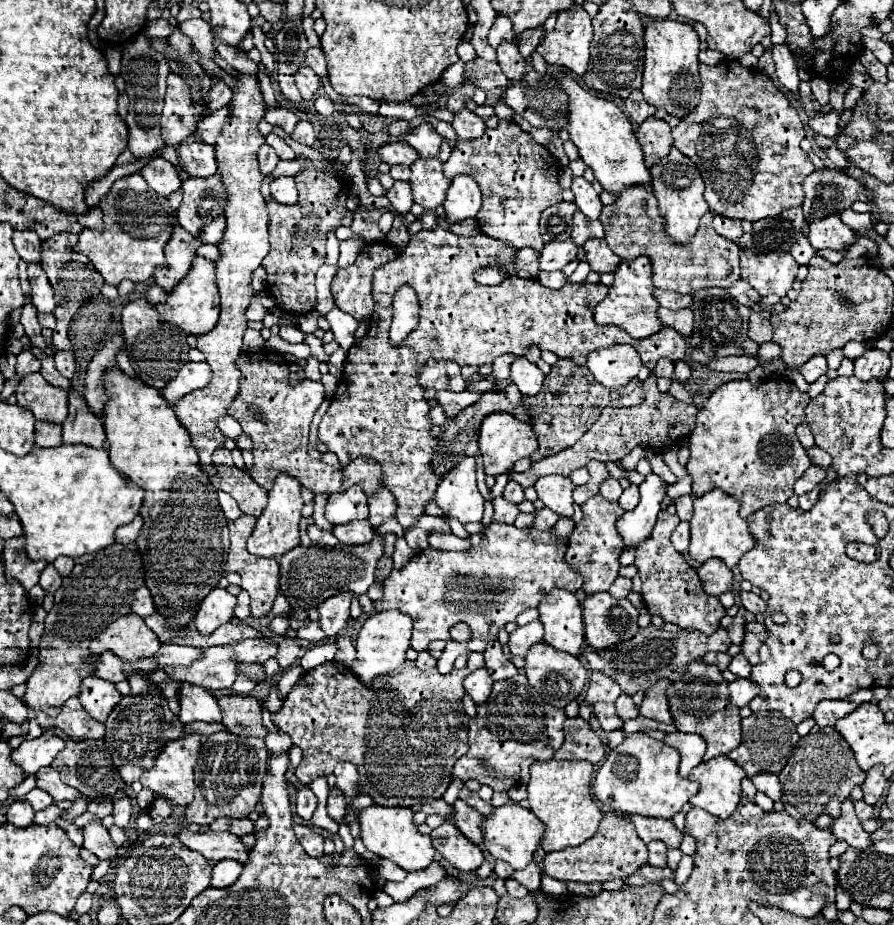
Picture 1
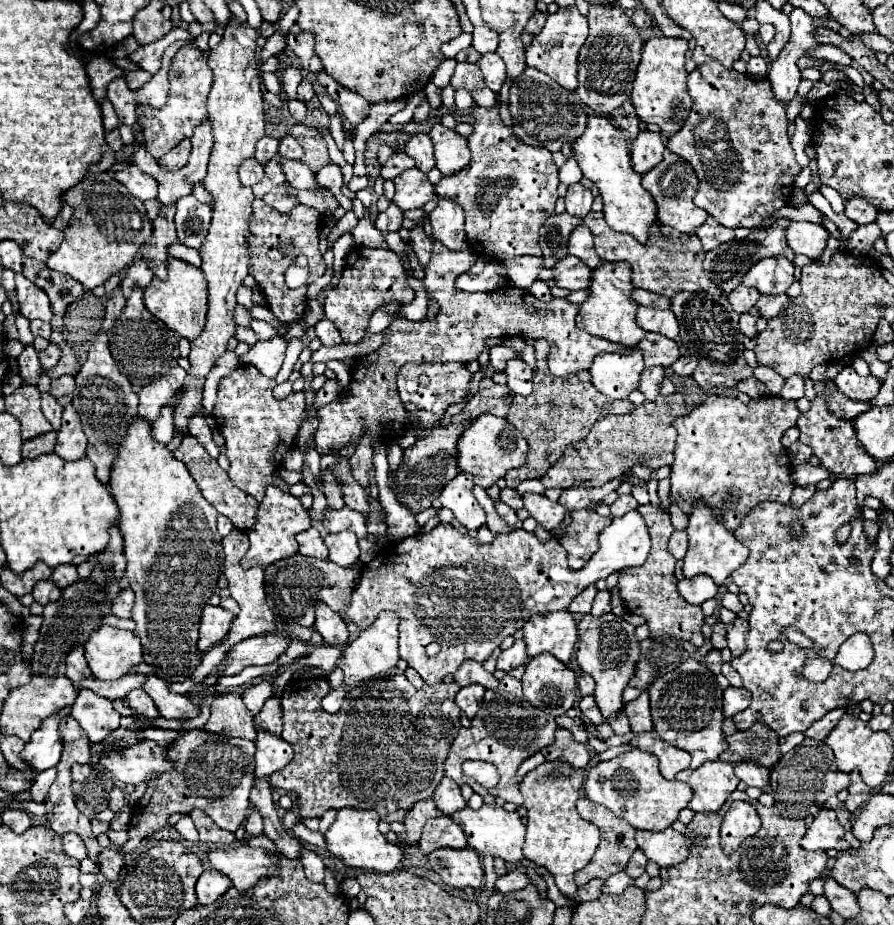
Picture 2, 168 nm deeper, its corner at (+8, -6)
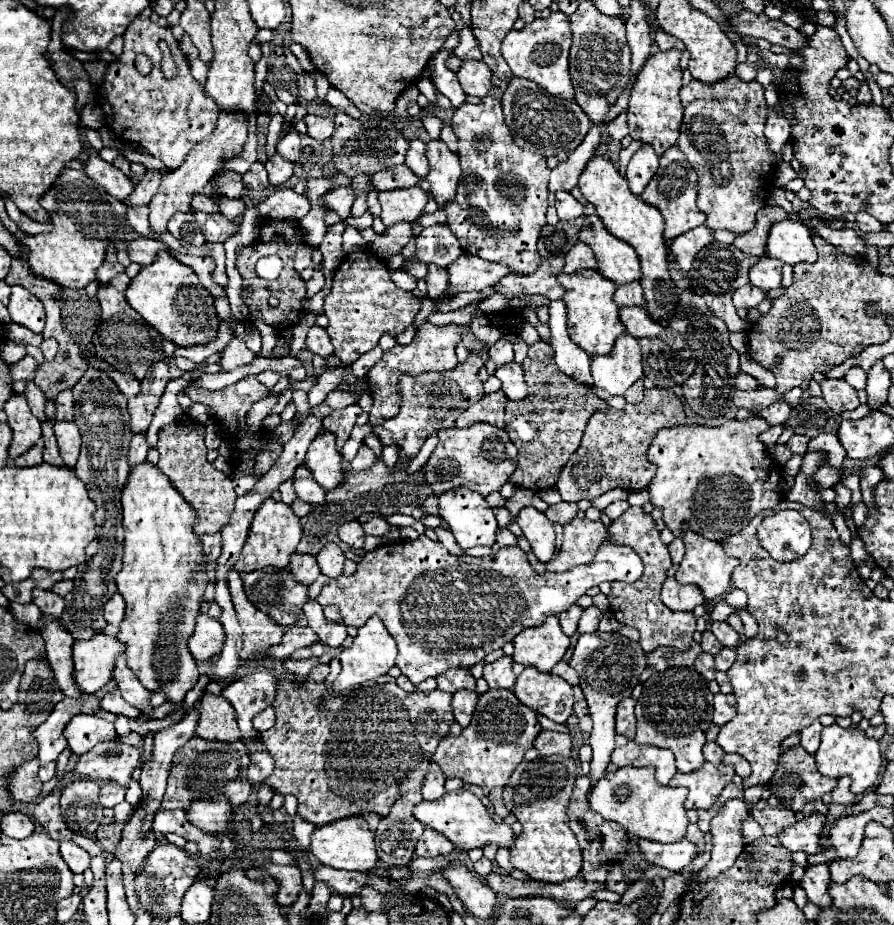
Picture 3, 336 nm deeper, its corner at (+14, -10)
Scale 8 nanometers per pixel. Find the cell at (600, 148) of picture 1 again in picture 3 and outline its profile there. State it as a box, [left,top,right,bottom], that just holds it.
[578,156,680,324]

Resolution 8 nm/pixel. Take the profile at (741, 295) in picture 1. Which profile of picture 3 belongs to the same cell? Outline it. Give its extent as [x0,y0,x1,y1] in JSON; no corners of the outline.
[734,284,766,310]

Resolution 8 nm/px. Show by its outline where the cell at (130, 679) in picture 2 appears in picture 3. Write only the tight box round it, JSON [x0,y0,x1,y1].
[34,694,100,766]

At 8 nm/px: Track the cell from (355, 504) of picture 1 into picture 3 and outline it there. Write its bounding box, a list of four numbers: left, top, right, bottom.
[338,520,364,548]

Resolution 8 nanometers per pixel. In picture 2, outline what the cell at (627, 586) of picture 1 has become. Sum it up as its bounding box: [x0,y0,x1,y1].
[592,590,612,616]

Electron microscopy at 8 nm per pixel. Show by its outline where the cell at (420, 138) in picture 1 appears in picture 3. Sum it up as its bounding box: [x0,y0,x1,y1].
[406,140,428,178]

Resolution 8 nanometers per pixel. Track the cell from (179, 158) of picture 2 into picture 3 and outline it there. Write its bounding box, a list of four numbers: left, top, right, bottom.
[124,170,166,206]

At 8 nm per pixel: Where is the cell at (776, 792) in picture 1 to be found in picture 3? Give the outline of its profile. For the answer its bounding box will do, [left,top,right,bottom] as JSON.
[724,754,750,778]

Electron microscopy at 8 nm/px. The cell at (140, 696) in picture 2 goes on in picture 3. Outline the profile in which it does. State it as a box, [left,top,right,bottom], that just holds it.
[100,688,140,718]

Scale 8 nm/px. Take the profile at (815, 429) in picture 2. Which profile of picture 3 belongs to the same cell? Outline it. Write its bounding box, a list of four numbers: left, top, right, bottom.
[814,462,840,492]

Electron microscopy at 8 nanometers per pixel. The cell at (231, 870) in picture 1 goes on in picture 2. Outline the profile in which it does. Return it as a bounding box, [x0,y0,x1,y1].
[196,870,230,906]

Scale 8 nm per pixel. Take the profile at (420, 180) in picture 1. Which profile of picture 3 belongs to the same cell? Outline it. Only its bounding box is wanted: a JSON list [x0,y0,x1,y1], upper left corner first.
[378,186,428,228]

